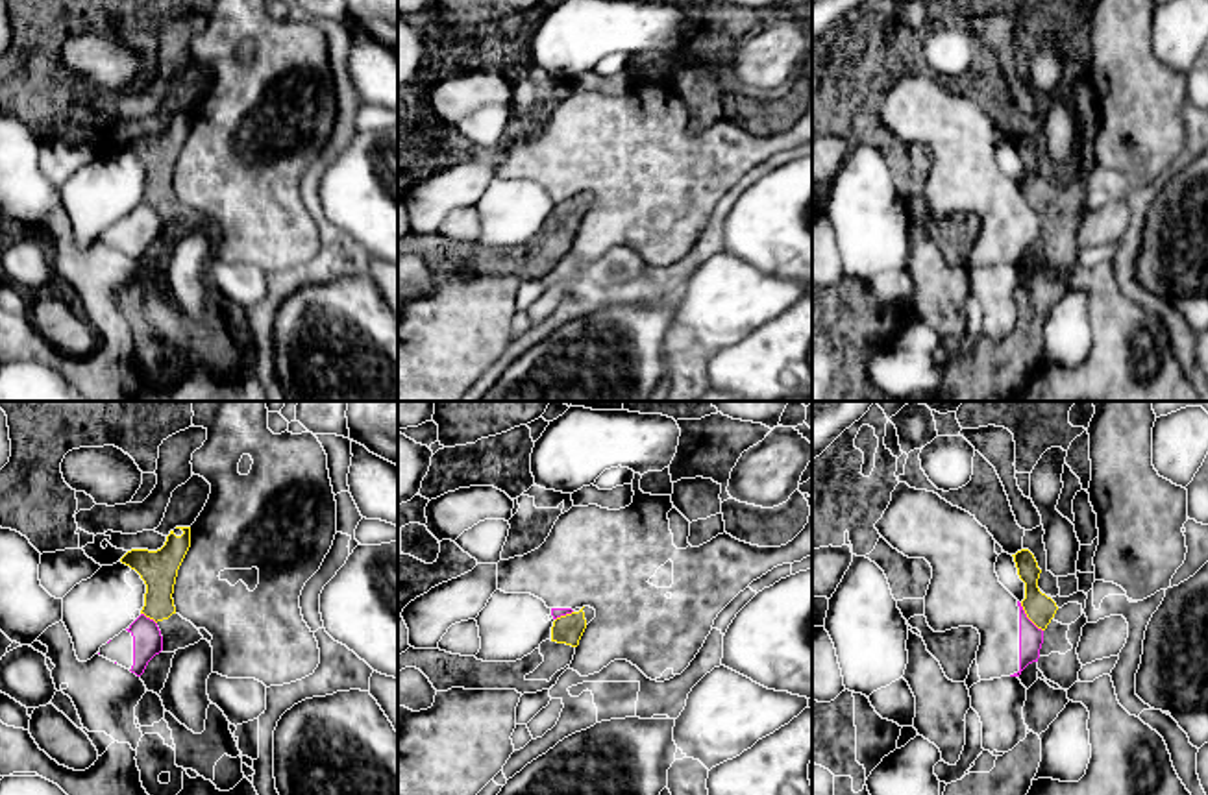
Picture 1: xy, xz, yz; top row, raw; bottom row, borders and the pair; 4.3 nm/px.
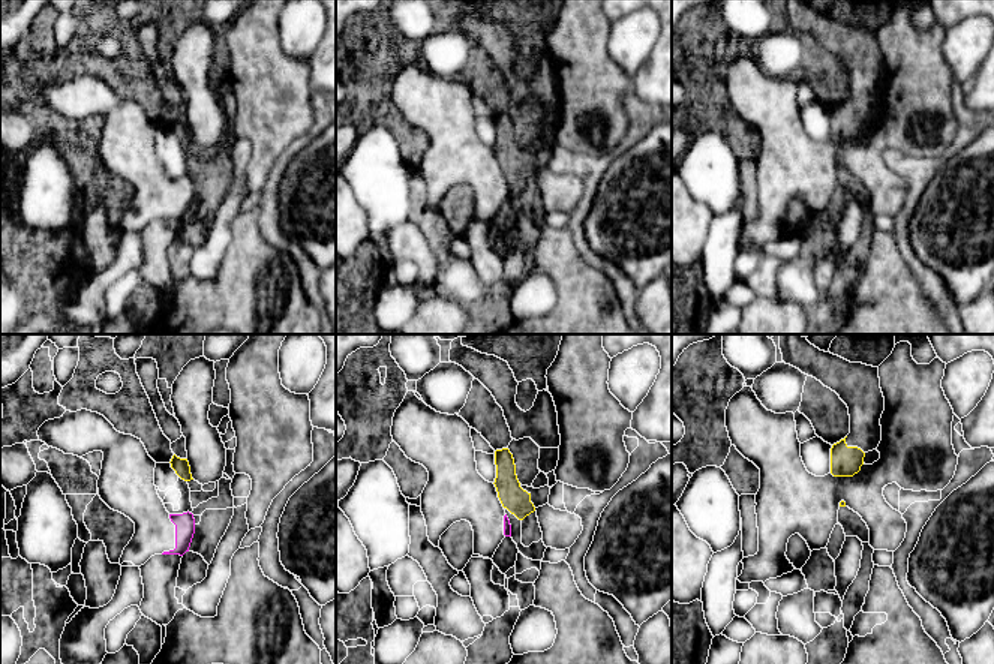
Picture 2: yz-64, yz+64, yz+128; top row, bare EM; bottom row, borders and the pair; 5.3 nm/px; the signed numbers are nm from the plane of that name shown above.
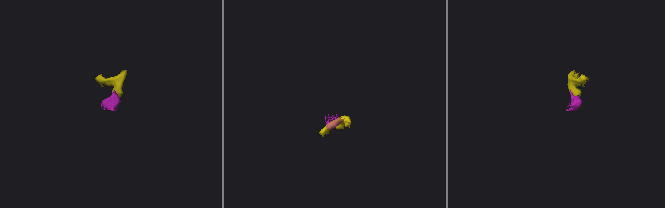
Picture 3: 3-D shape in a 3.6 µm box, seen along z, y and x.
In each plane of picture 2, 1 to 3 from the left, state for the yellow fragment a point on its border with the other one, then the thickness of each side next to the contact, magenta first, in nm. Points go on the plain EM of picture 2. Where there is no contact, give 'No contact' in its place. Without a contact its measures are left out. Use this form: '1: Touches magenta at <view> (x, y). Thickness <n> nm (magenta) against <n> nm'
1: No contact
2: No contact
3: No contact

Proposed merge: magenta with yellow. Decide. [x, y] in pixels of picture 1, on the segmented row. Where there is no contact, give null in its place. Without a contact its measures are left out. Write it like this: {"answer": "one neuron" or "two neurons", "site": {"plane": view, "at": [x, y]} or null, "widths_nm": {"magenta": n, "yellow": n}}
{"answer": "two neurons", "site": {"plane": "yz", "at": [1027, 618]}, "widths_nm": {"magenta": 110, "yellow": 130}}

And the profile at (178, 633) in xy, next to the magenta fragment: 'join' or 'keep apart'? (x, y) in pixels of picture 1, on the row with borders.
keep apart

